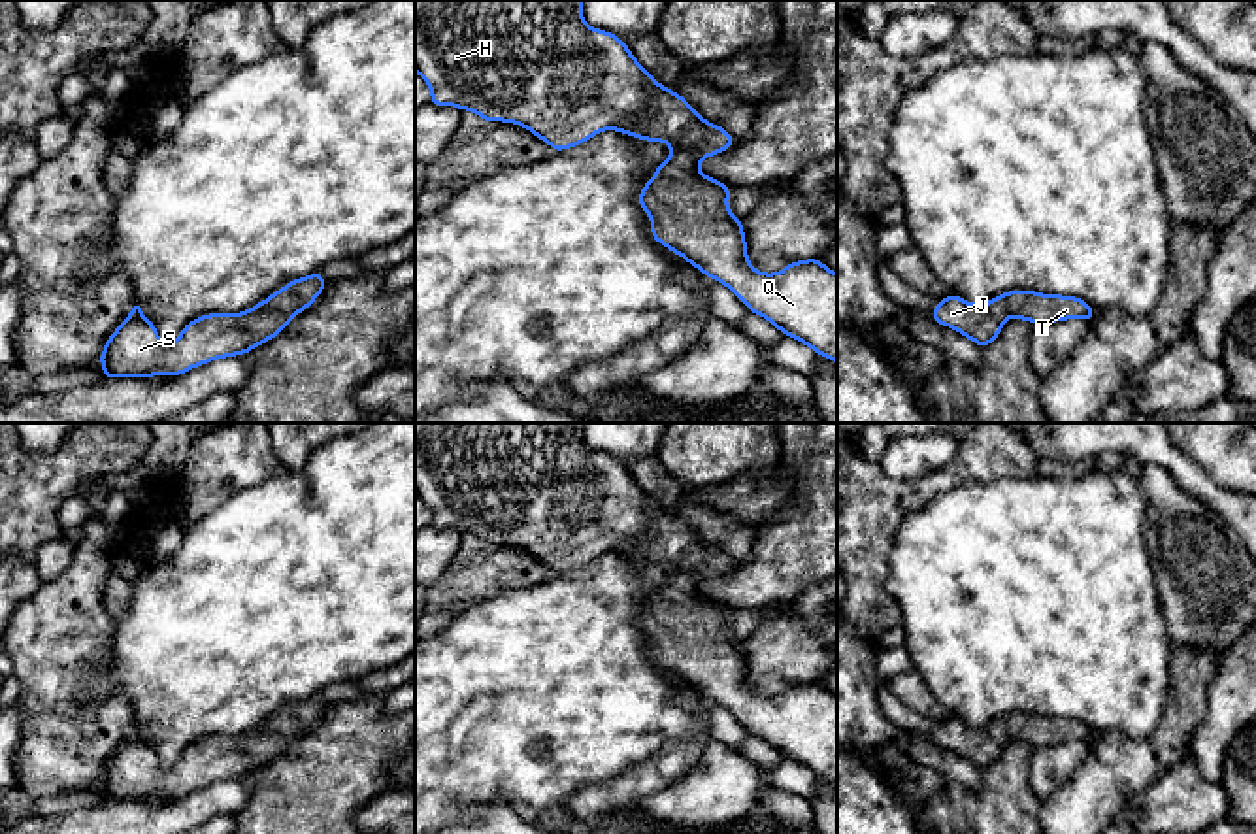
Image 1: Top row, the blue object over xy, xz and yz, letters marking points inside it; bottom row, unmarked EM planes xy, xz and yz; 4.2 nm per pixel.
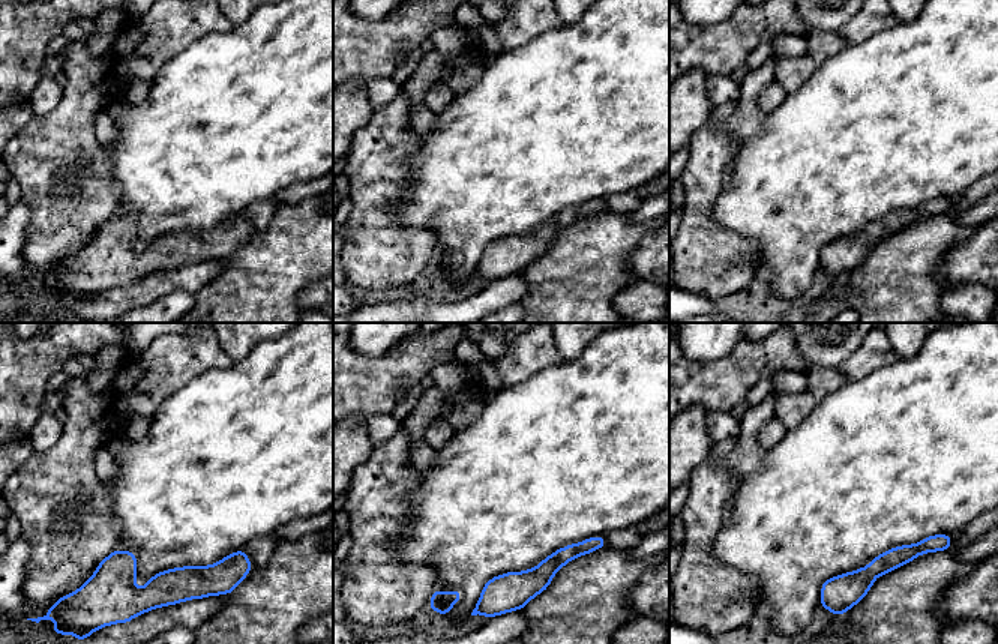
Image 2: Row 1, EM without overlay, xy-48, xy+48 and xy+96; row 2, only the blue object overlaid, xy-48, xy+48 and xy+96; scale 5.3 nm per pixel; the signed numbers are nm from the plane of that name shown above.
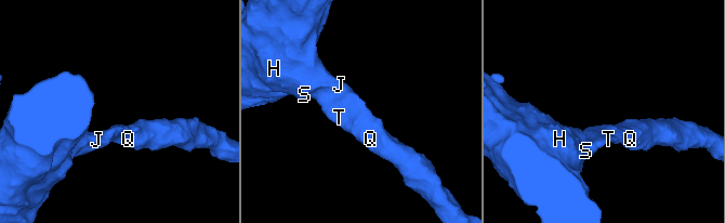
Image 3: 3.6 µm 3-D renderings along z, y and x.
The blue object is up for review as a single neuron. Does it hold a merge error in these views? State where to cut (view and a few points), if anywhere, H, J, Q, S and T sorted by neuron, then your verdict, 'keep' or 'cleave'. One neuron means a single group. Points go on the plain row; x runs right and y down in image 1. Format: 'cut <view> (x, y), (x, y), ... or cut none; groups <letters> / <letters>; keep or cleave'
cut none; groups H J Q S T; keep

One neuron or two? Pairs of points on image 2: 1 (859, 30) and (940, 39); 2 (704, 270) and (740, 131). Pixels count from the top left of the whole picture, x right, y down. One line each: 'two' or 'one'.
1: two
2: two

